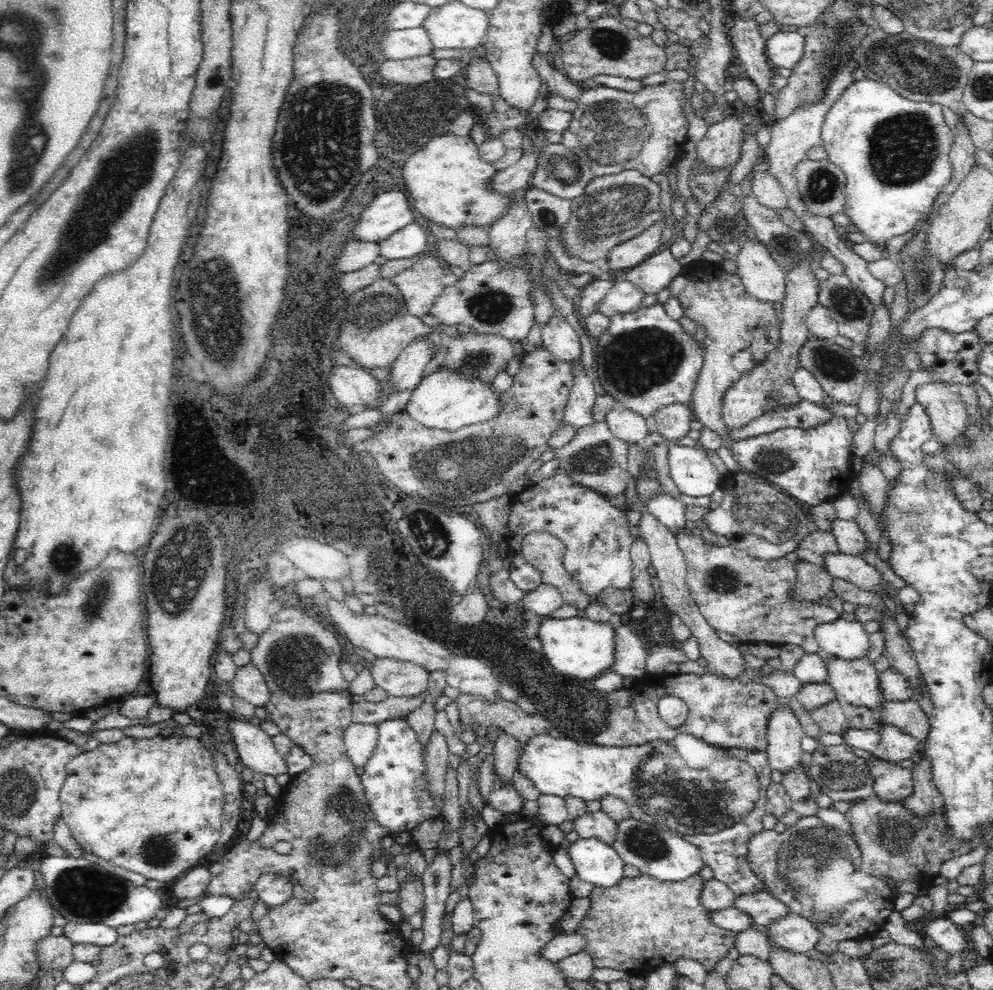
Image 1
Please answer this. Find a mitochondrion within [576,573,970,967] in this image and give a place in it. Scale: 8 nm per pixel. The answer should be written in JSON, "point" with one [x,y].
{"point":[699,794]}

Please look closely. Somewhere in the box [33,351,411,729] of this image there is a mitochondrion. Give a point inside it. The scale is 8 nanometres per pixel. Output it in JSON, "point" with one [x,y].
{"point":[176,581]}

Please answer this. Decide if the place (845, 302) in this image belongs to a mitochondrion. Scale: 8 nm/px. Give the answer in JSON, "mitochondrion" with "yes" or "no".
{"mitochondrion":"yes"}

